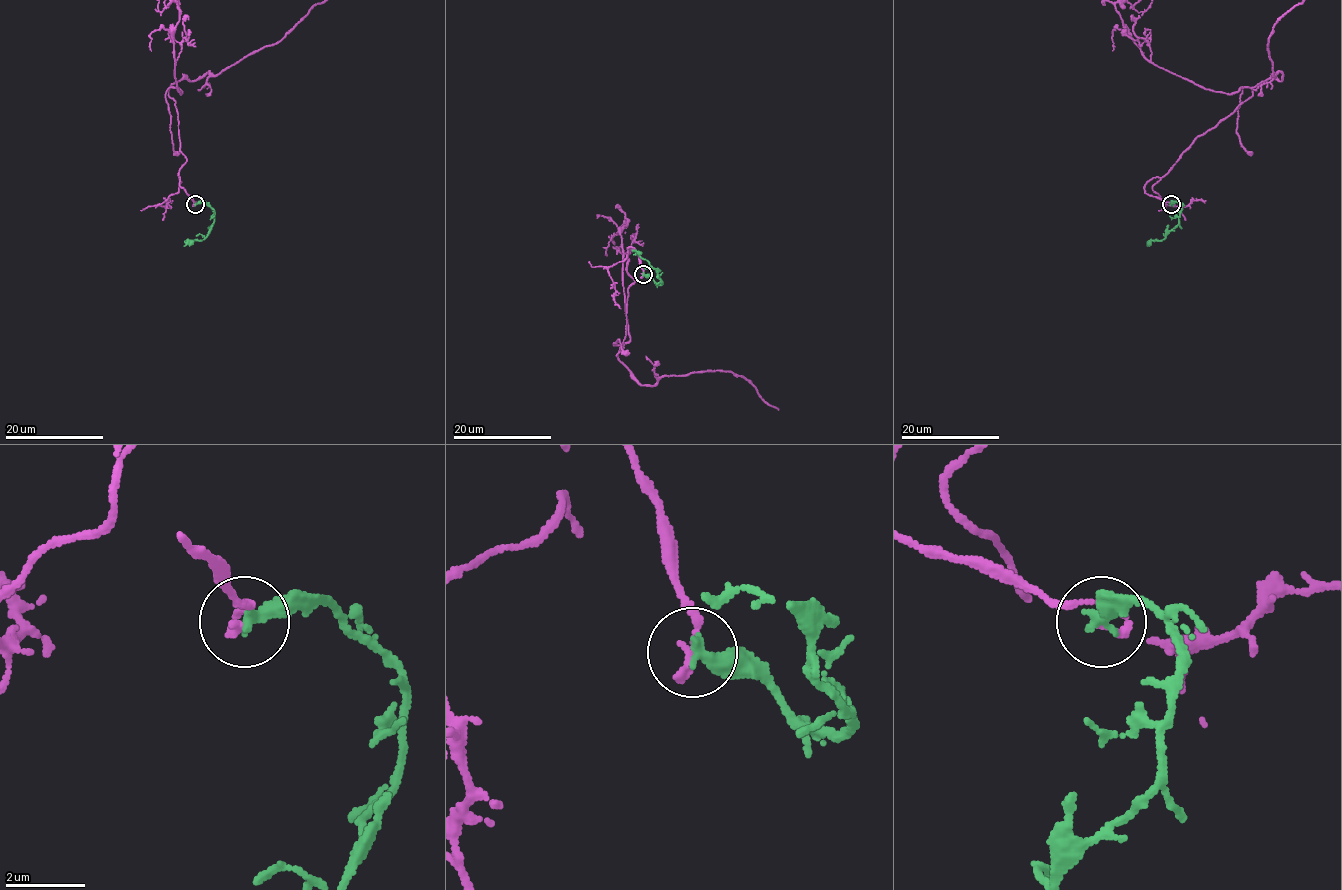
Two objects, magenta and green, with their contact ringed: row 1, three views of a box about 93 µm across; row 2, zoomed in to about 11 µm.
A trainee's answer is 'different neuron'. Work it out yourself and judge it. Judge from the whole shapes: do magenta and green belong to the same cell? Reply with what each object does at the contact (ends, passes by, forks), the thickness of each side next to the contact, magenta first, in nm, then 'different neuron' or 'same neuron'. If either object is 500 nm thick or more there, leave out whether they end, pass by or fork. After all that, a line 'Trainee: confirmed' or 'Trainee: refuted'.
magenta ends; green ends; calibres 180 and 360 nm; different neuron
Trainee: confirmed

